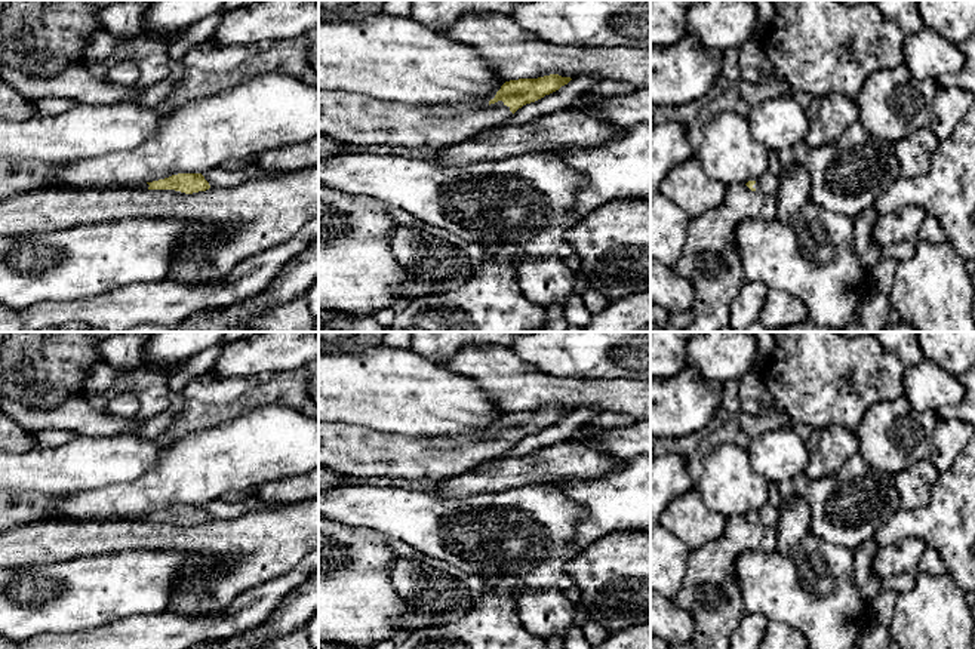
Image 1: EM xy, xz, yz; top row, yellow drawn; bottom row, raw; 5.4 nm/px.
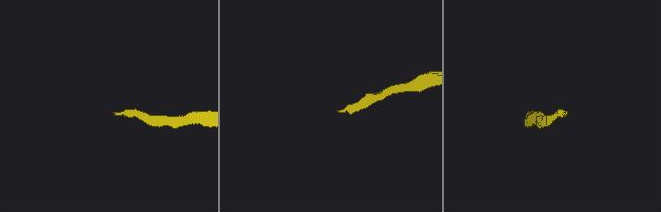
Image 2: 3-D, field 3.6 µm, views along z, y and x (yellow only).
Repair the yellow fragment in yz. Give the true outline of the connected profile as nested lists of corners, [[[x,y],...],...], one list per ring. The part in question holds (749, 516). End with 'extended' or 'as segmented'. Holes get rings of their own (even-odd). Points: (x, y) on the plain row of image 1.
[[[766,501],[754,513],[745,516],[751,523],[759,523],[765,527],[776,527],[779,523],[779,510]]] | extended

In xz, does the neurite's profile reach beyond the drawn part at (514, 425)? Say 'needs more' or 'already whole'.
needs more

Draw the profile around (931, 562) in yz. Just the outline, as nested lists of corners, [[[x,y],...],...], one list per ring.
[[[926,547],[919,562],[919,570],[931,575],[945,573],[945,566],[939,554],[932,548]]]

